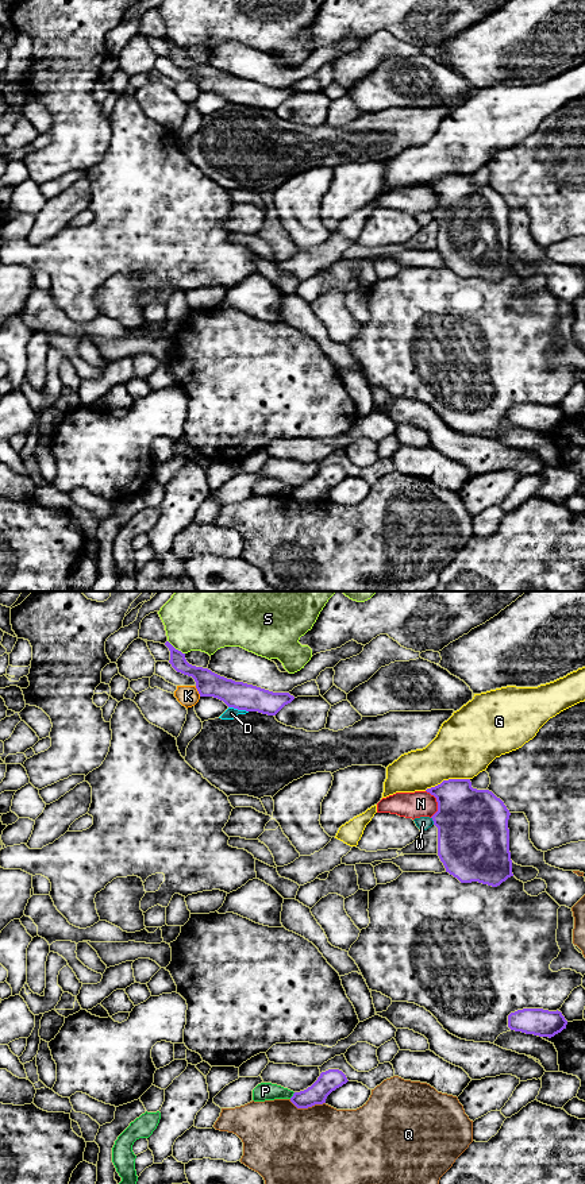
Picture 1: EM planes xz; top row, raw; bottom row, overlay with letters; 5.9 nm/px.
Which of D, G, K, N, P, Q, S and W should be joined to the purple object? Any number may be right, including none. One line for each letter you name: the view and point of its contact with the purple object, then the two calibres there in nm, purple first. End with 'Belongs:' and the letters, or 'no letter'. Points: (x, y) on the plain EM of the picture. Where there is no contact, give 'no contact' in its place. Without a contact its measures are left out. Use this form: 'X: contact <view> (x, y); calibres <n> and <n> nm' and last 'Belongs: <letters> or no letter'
Belongs: no letter

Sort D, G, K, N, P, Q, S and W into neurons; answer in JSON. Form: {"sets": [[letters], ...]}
{"sets": [["D"], ["G"], ["K"], ["N"], ["P"], ["Q"], ["S"], ["W"]]}

